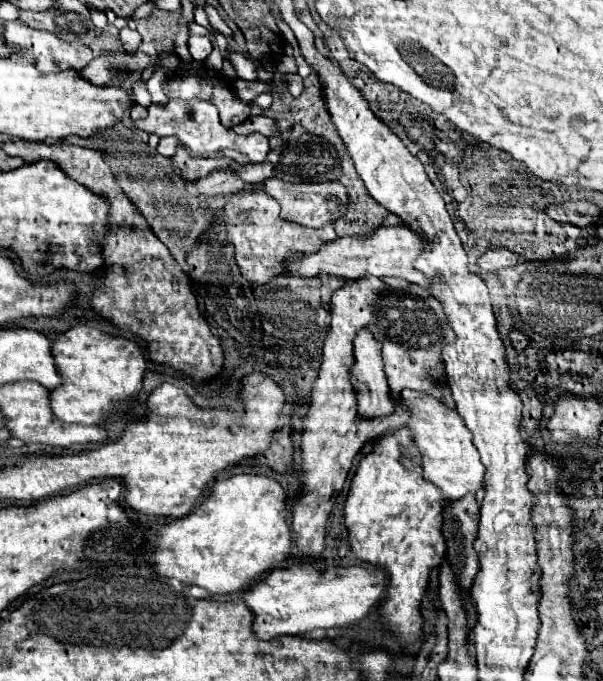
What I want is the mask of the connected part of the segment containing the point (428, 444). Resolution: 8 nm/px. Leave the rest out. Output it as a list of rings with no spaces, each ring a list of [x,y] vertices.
[[[403,389],[399,393],[401,403],[409,411],[407,429],[411,431],[415,445],[421,453],[421,467],[423,467],[423,479],[437,485],[451,501],[461,499],[467,493],[477,493],[483,489],[483,475],[485,467],[479,461],[479,453],[475,445],[471,443],[471,431],[467,431],[463,419],[459,419],[459,413],[453,405],[441,403],[439,399],[423,393],[423,391],[411,391]]]

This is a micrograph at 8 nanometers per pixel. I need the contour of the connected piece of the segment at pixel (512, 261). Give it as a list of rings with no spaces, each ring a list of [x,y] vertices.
[[[489,249],[487,253],[483,253],[477,261],[477,265],[483,269],[483,271],[499,271],[499,269],[505,269],[505,267],[513,267],[517,265],[519,261],[519,255],[515,255],[513,251],[507,251],[507,249]]]

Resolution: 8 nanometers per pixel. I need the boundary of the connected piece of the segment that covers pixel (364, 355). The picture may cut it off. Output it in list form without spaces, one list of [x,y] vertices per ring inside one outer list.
[[[361,329],[353,341],[353,353],[355,363],[351,367],[351,385],[355,389],[357,397],[357,411],[363,419],[375,419],[375,417],[387,417],[395,411],[395,405],[391,403],[391,391],[387,385],[387,375],[383,371],[383,359],[381,359],[381,341],[373,337],[371,331]]]

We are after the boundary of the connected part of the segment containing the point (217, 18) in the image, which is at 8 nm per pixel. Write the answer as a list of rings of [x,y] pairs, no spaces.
[[[205,1],[205,5],[203,5],[203,9],[205,9],[207,17],[209,17],[209,25],[211,25],[215,31],[219,31],[221,35],[225,35],[227,41],[231,43],[231,41],[233,41],[233,33],[231,33],[231,29],[229,29],[229,25],[223,21],[223,17],[219,15],[219,11],[217,11],[211,3],[207,3],[207,1]]]

